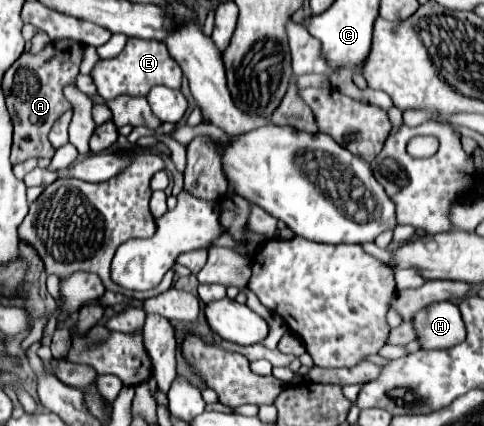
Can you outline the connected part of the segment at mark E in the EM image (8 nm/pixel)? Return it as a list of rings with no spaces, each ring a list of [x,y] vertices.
[[[129,38],[123,52],[111,60],[99,60],[91,72],[91,78],[97,86],[99,96],[105,102],[115,100],[117,96],[145,96],[149,88],[163,84],[169,88],[181,88],[183,72],[179,64],[171,58],[167,46],[163,42],[153,42],[153,40],[139,40],[139,38]]]

